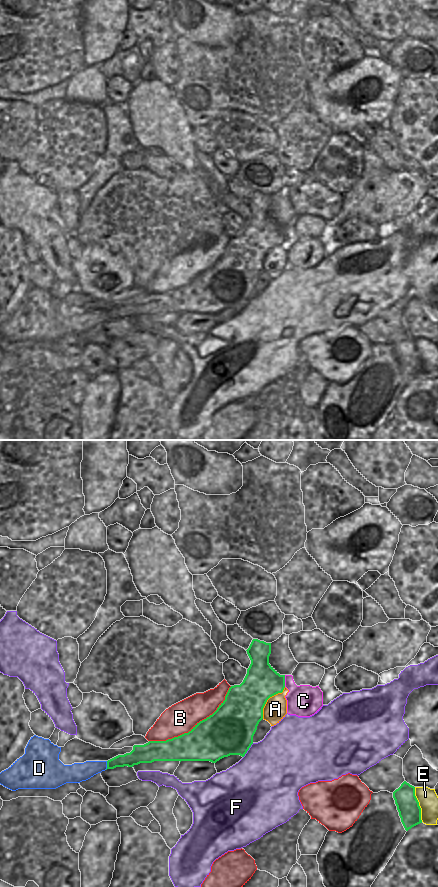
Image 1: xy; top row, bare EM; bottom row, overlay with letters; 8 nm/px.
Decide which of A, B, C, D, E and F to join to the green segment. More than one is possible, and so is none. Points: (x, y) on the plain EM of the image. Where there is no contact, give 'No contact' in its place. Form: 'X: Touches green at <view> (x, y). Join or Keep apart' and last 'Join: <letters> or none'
A: Touches green at xy (267, 251). Keep apart
B: Touches green at xy (195, 277). Keep apart
C: Touches green at xy (284, 233). Keep apart
D: Touches green at xy (107, 317). Join
E: Touches green at xy (418, 356). Keep apart
F: Touches green at xy (248, 301). Keep apart
Join: D

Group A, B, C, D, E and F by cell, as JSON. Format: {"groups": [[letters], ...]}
{"groups": [["A"], ["B"], ["C"], ["D"], ["E"], ["F"]]}

